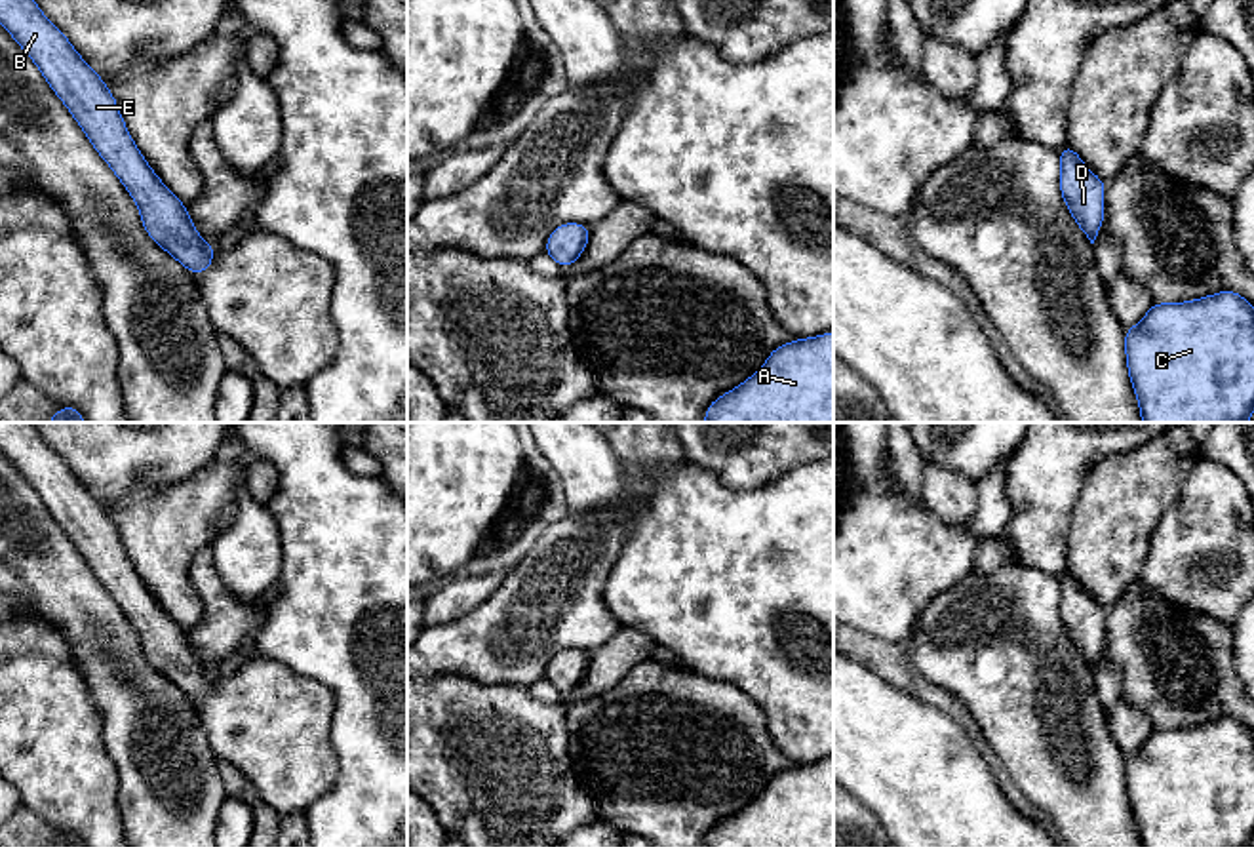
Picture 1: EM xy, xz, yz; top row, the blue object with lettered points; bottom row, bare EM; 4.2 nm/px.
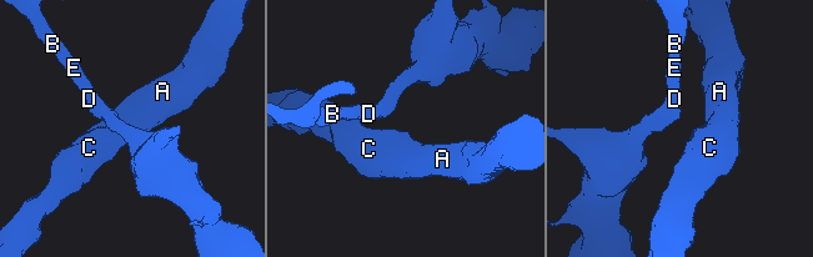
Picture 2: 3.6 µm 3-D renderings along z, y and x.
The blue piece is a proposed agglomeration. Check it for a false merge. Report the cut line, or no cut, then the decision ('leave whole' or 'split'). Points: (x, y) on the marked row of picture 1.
no cut | leave whole

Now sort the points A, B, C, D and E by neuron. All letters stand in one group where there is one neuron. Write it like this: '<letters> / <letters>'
A B C D E

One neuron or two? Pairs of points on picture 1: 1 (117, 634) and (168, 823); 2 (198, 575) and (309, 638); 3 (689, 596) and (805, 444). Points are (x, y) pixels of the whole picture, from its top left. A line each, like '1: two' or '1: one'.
1: one
2: two
3: two

